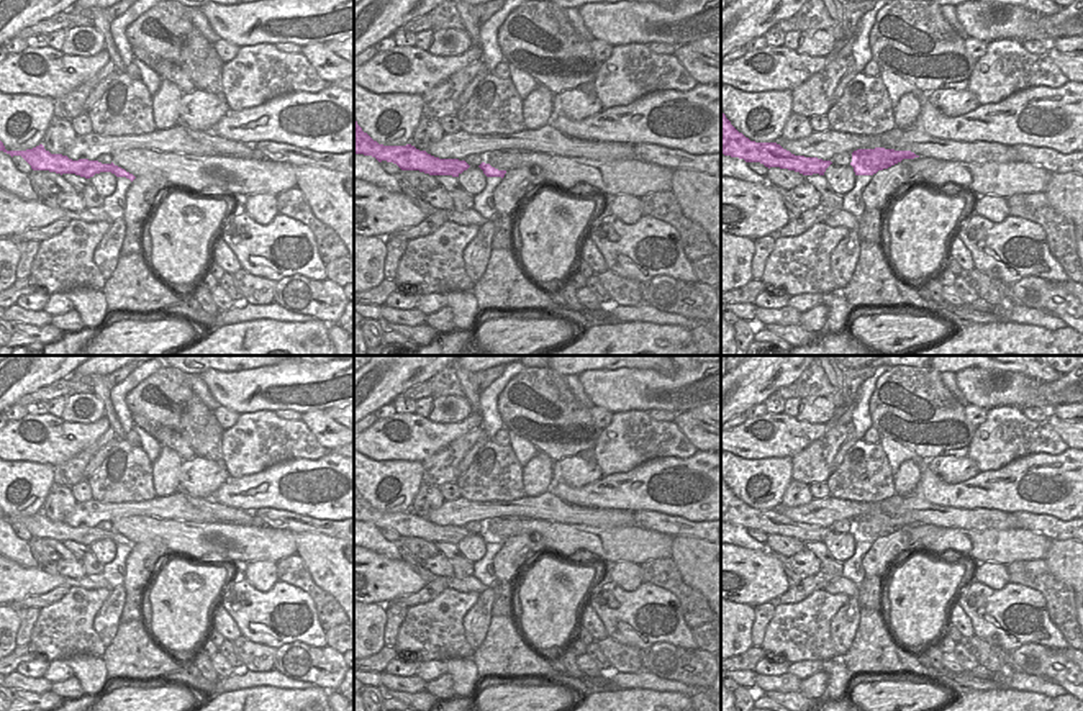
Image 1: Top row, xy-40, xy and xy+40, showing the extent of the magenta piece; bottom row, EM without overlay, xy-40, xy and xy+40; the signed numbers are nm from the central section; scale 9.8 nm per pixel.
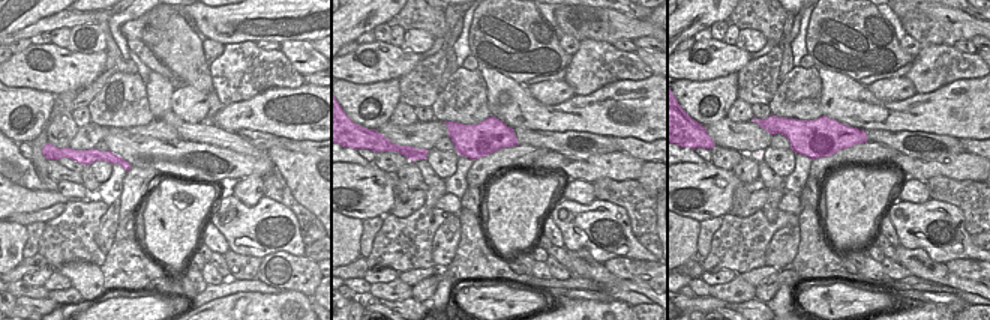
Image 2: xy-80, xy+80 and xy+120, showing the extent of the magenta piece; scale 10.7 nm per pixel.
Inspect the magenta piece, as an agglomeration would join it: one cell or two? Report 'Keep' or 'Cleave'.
Cleave

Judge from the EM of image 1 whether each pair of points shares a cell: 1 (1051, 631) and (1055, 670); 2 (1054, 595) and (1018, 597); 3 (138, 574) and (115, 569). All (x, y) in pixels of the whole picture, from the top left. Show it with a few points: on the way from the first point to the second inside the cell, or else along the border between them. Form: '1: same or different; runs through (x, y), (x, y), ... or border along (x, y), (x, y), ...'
1: different; border along (1065, 647), (1021, 644), (1015, 651)
2: different; border along (1010, 582), (1036, 590), (1057, 626)
3: different; border along (133, 549), (126, 559), (126, 574), (122, 584)

